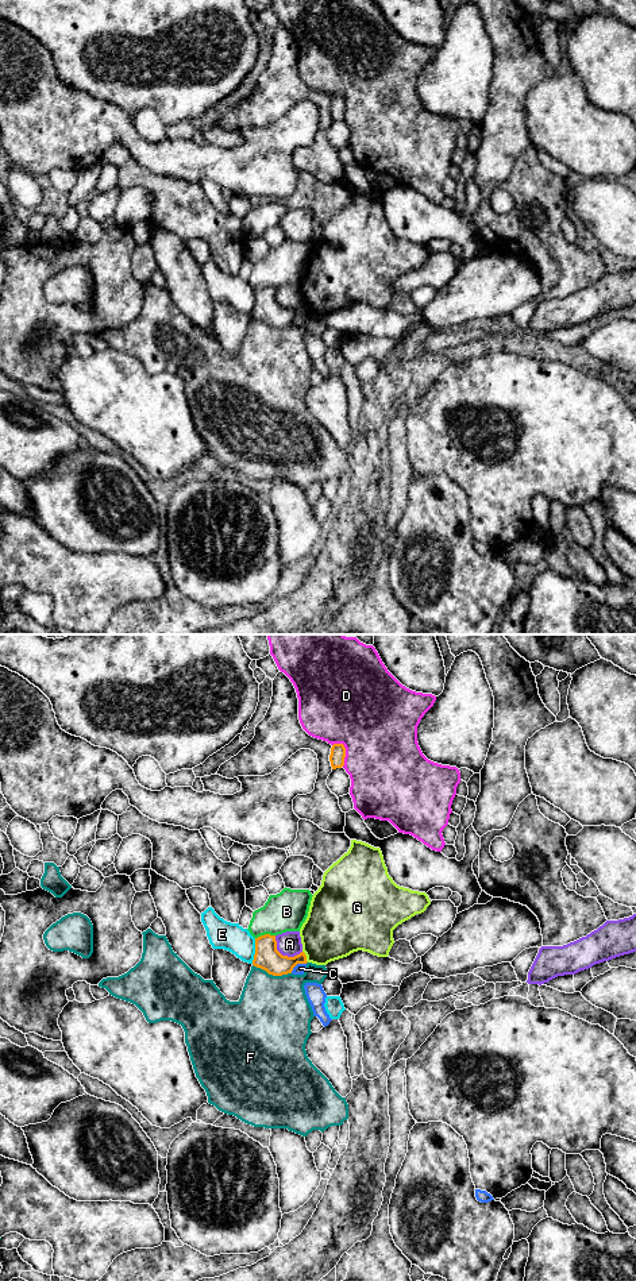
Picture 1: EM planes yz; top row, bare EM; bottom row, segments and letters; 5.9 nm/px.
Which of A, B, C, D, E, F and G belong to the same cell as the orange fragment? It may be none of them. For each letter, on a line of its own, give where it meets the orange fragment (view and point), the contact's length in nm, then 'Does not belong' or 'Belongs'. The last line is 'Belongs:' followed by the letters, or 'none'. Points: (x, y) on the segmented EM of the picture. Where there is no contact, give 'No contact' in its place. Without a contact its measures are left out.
A: Touches orange at yz (281, 955). Shared border 190 nm. Does not belong
B: Touches orange at yz (265, 934). Shared border 120 nm. Does not belong
C: Touches orange at yz (297, 963). Shared border 110 nm. Does not belong
D: Touches orange at yz (345, 751). Shared border 160 nm. Does not belong
E: Touches orange at yz (255, 950). Shared border 150 nm. Does not belong
F: Touches orange at yz (272, 973). Shared border 240 nm. Does not belong
G: Touches orange at yz (305, 956). Shared border 80 nm. Does not belong
Belongs: none

